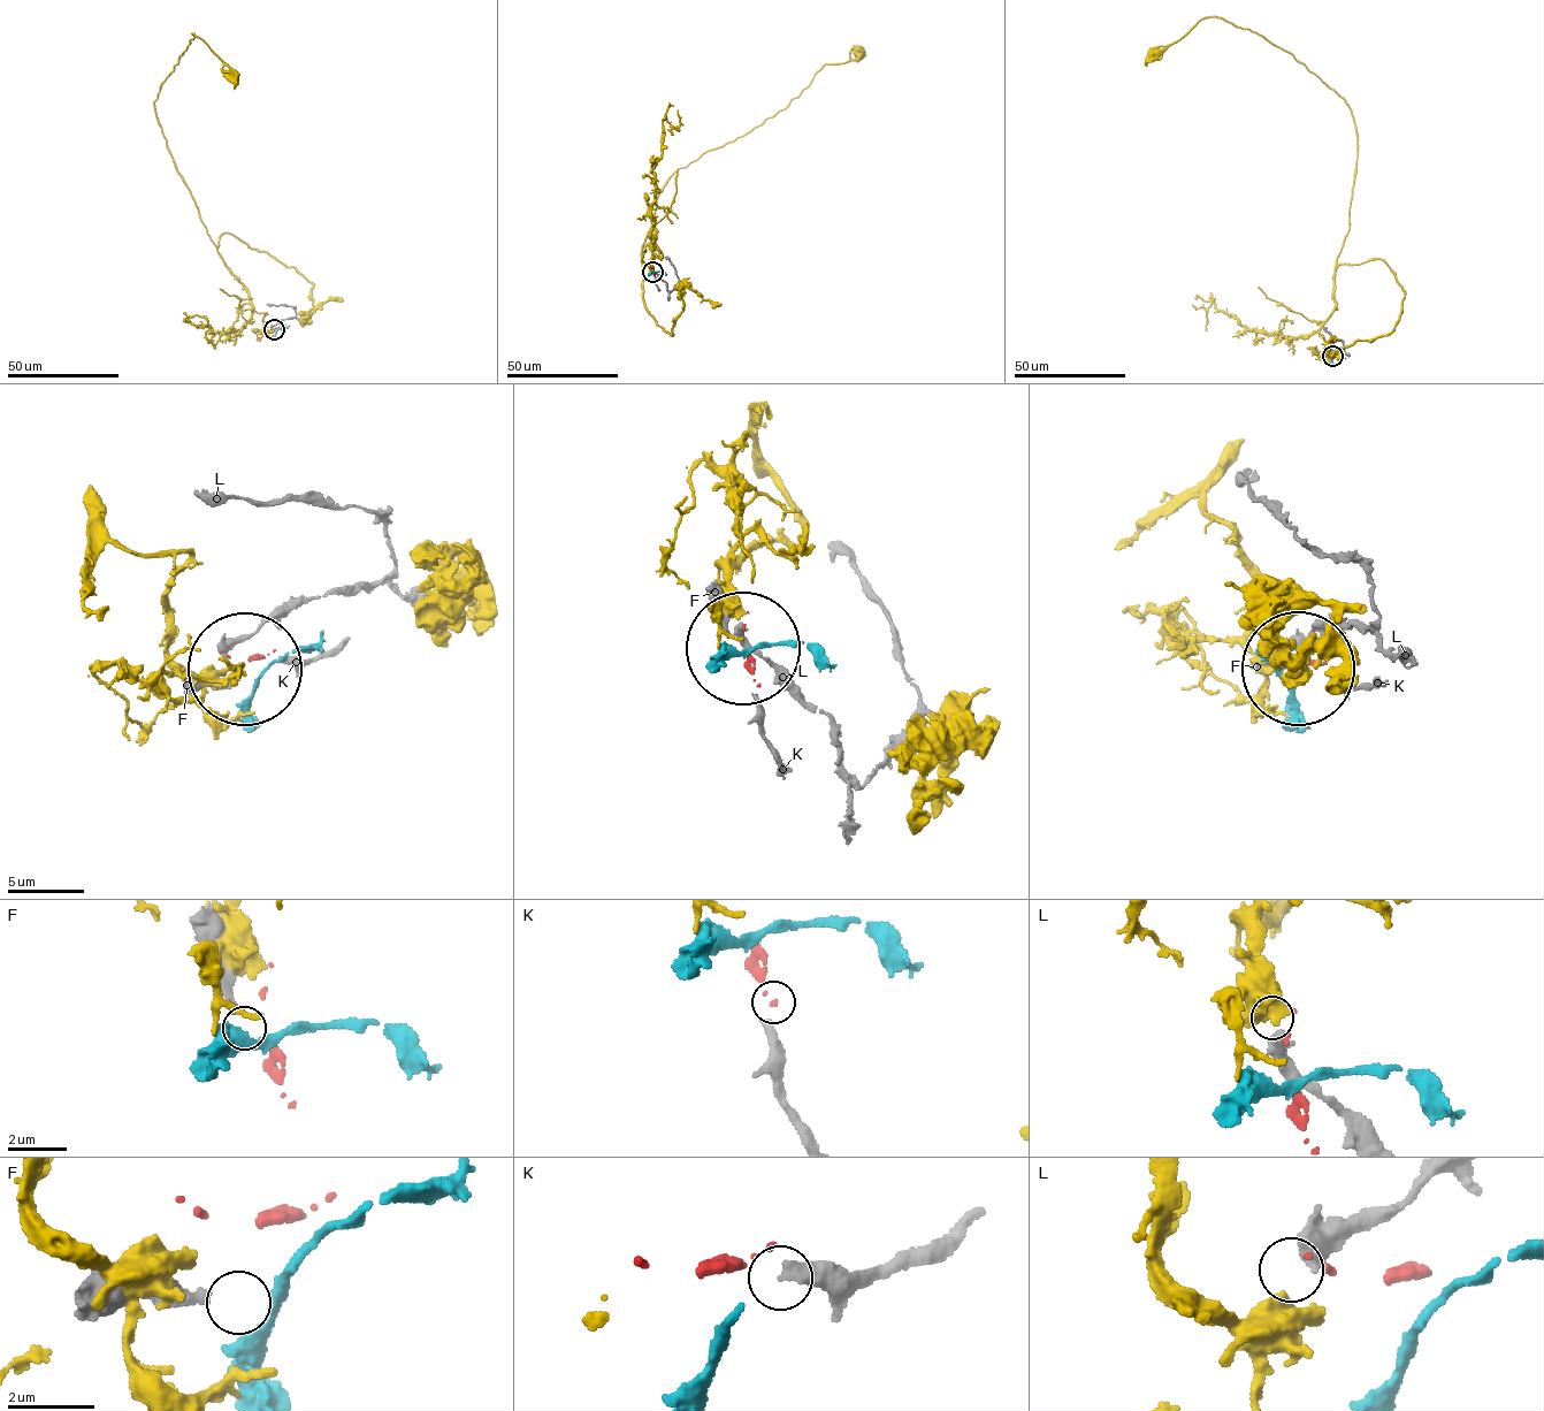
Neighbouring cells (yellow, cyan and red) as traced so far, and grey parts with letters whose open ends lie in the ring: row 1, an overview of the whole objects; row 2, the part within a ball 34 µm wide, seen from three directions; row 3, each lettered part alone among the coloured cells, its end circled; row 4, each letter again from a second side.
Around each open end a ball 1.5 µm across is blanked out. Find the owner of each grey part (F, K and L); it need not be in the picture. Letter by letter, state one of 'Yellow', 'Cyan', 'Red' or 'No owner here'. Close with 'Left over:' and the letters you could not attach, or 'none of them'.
F: No owner here
K: No owner here
L: No owner here
Left over: F, K, L

